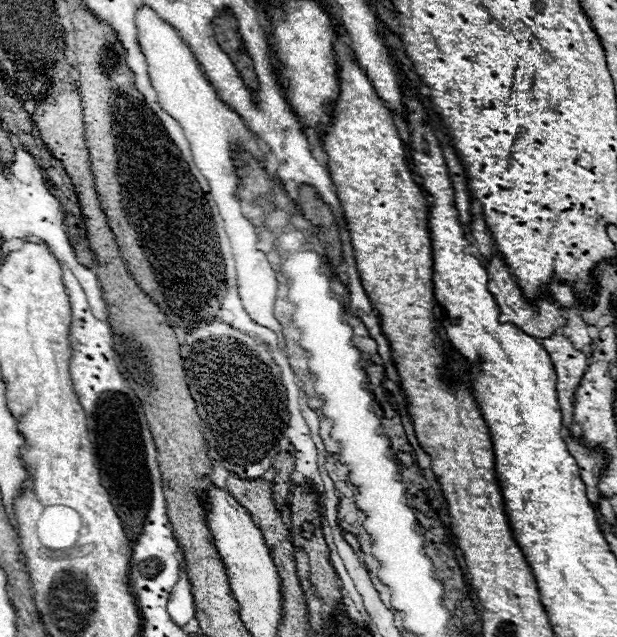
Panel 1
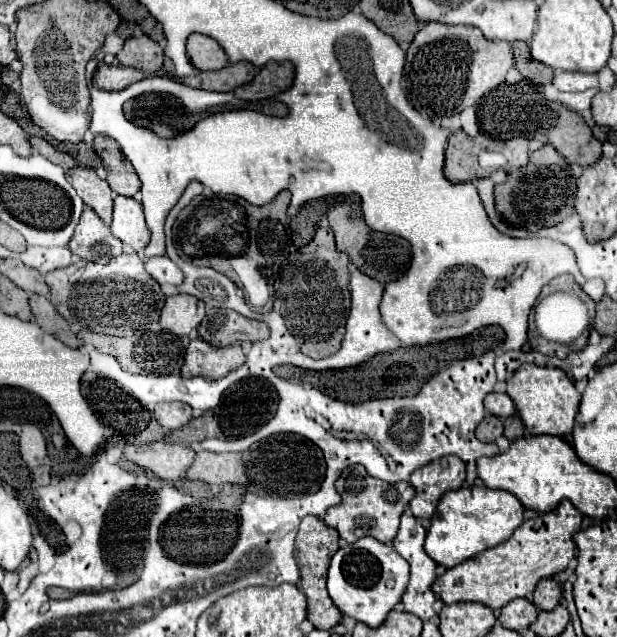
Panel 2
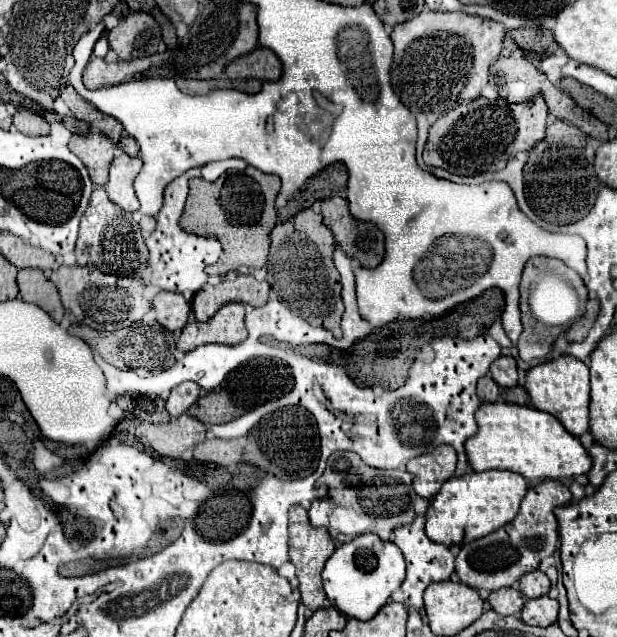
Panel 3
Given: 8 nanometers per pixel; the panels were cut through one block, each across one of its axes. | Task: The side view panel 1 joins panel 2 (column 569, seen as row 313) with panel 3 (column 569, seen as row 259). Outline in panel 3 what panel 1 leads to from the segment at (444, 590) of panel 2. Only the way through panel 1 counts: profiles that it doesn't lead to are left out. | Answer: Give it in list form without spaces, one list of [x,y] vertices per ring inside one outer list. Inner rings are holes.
[[[554,478],[530,488],[522,500],[518,516],[510,524],[462,546],[462,550],[456,556],[456,574],[460,576],[460,582],[476,590],[486,588],[492,592],[504,586],[512,586],[514,582],[518,582],[522,574],[536,570],[540,560],[556,550],[558,524],[552,508],[564,506],[570,500],[572,496],[568,486]]]

